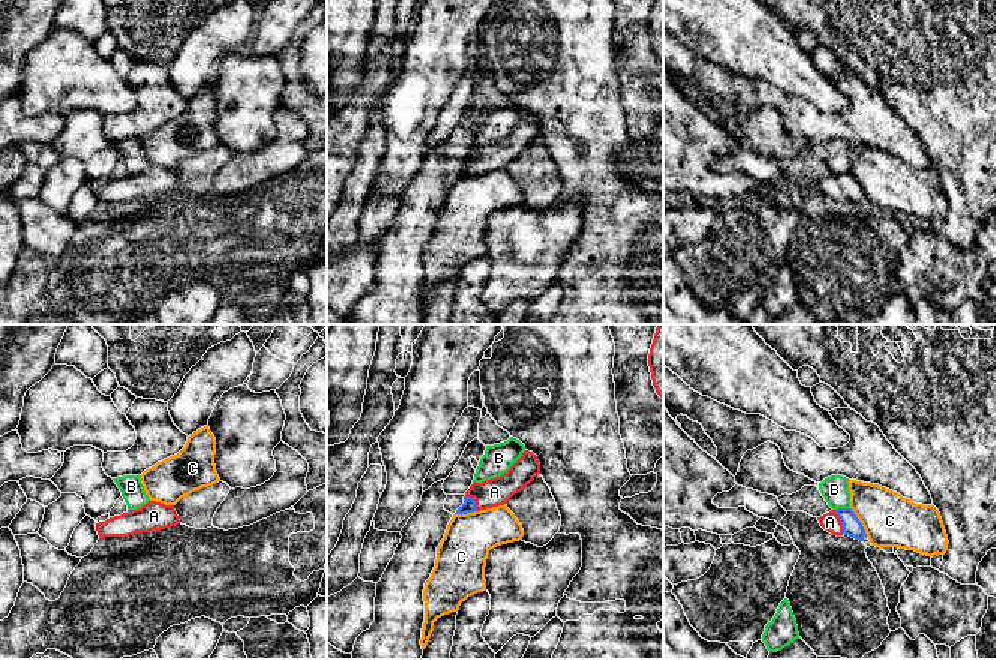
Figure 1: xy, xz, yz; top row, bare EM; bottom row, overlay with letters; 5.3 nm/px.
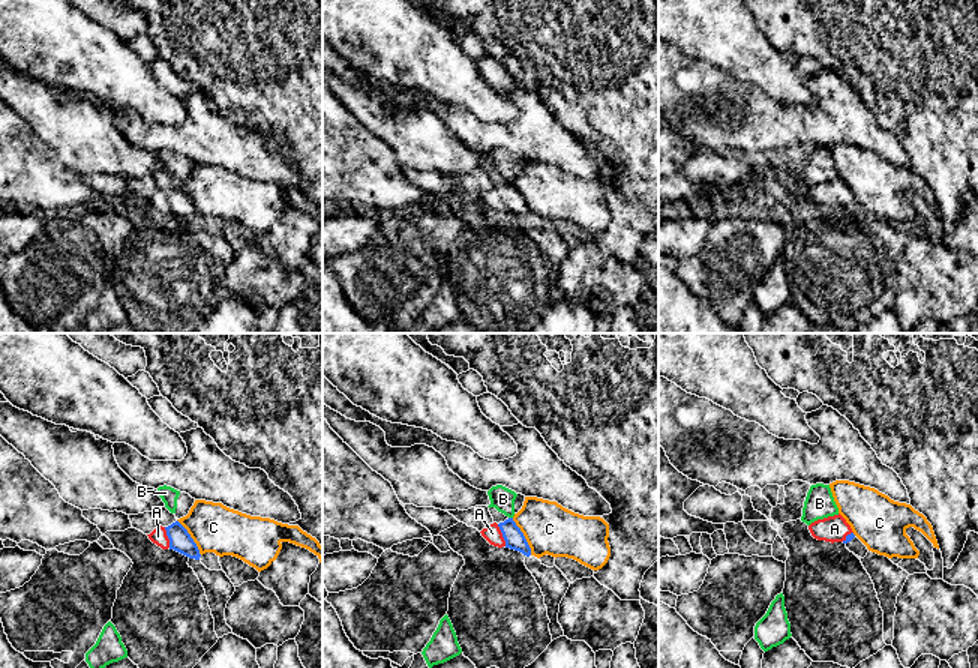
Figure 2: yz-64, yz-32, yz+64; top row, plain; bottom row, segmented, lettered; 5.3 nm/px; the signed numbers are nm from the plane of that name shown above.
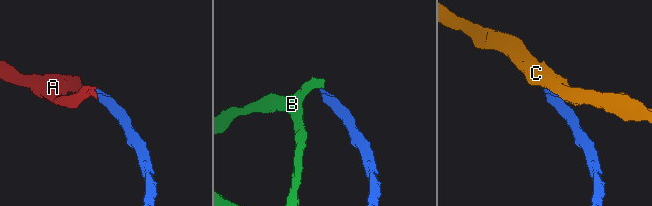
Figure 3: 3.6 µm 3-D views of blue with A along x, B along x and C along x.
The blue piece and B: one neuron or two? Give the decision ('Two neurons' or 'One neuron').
Two neurons

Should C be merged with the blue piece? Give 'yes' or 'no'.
no

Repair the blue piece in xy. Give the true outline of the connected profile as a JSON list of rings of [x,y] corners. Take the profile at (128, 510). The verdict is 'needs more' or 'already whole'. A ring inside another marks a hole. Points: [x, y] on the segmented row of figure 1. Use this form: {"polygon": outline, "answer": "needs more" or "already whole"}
{"polygon": [[[148,501],[138,510],[128,510],[120,516],[96,524],[96,531],[99,538],[129,537],[134,534],[160,531],[178,524],[180,520],[174,506]]], "answer": "needs more"}

